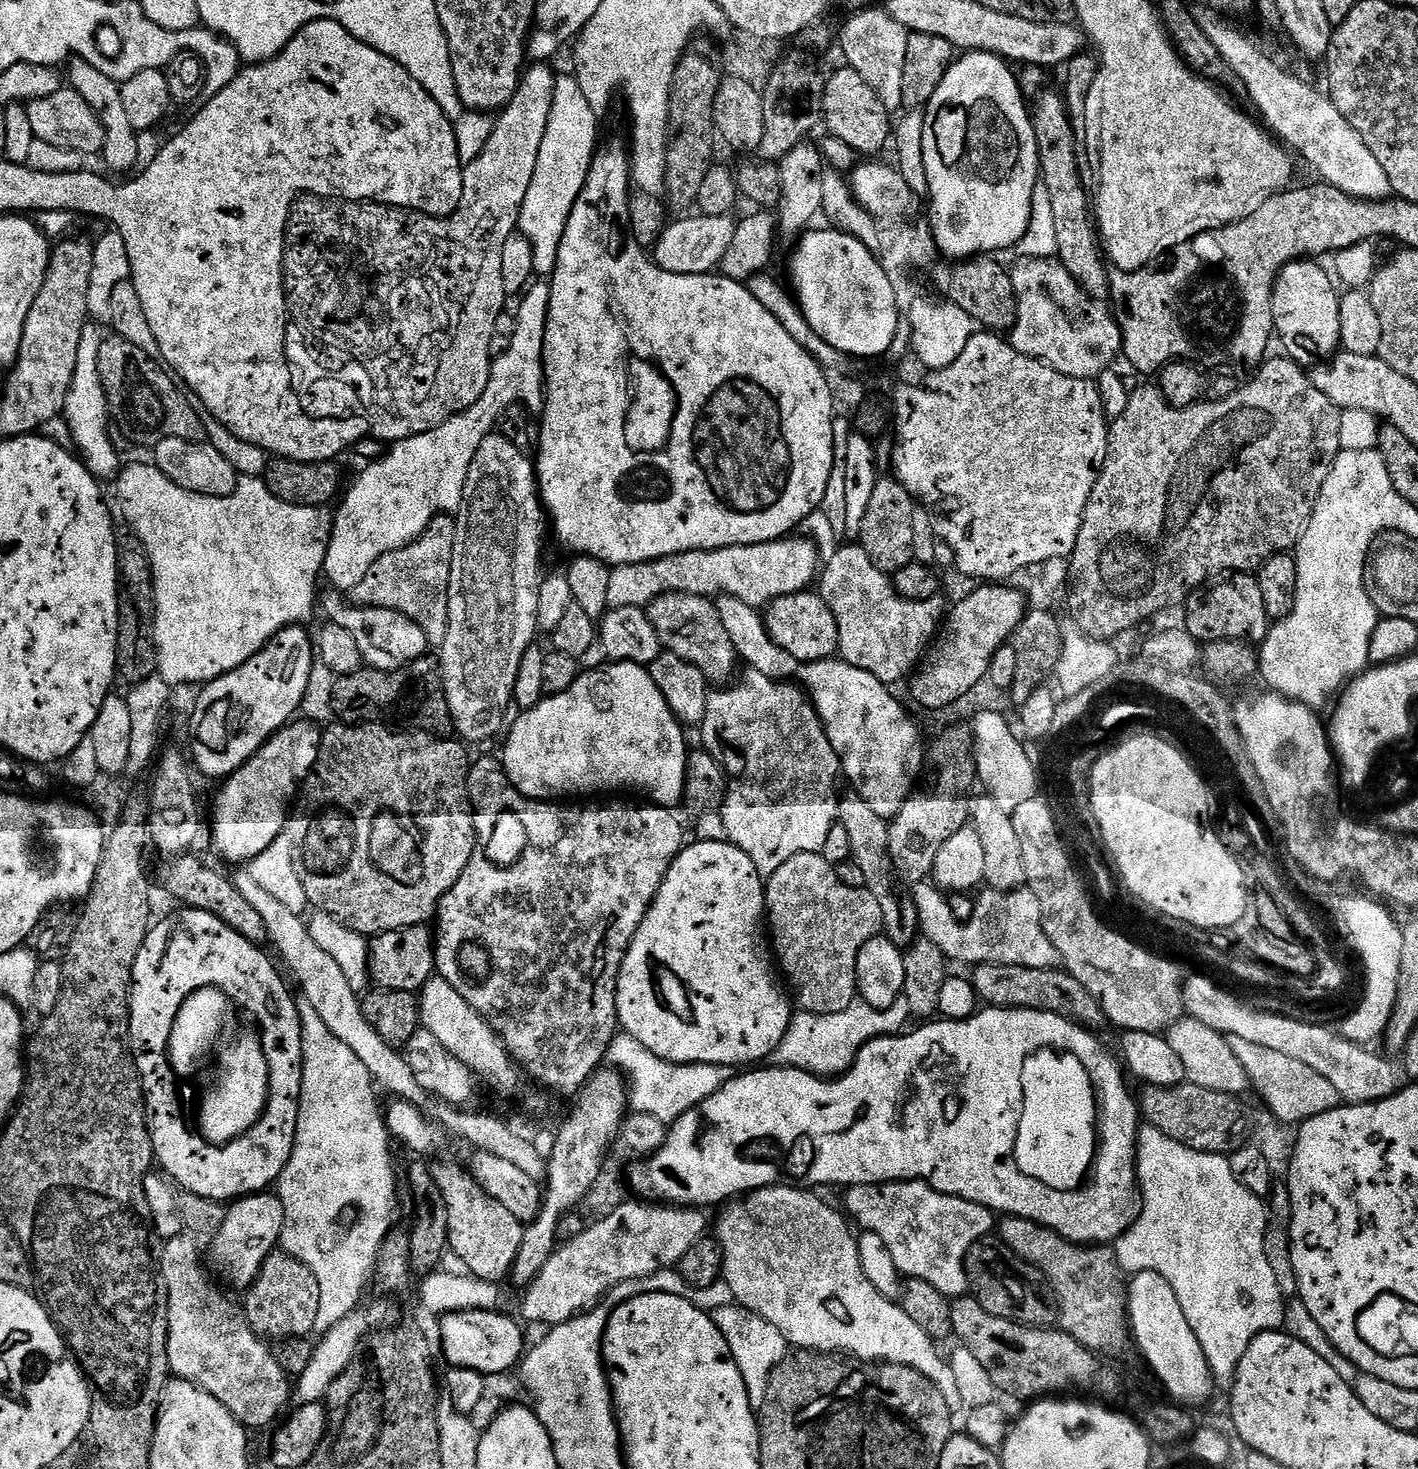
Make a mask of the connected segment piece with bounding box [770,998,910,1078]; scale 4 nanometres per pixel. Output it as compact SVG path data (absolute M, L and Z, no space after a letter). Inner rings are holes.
M903 998L888 1008L875 1008L863 1002L855 1002L841 1013L821 1016L800 1010L793 1015L792 1025L786 1030L770 1060L778 1068L797 1068L825 1078L835 1078L851 1068L864 1046L879 1036L899 1033L907 1020L910 1020L910 1013L908 1003Z

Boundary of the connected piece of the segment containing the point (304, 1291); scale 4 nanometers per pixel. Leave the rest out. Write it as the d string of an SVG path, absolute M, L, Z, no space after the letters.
M283 1250L271 1252L260 1270L260 1277L246 1292L250 1326L272 1342L283 1342L289 1336L311 1337L318 1318L319 1290L318 1279L300 1260Z

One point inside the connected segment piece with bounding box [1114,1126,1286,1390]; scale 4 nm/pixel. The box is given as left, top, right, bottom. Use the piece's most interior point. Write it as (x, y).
(1198, 1226)

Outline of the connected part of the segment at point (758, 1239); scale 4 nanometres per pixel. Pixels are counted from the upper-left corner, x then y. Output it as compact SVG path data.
M800 1186L758 1188L754 1192L747 1193L743 1198L729 1203L727 1207L723 1209L725 1212L721 1214L720 1221L716 1224L714 1236L715 1239L720 1241L720 1245L724 1251L724 1275L722 1279L730 1284L730 1288L733 1290L735 1296L735 1303L739 1305L739 1307L747 1308L750 1312L758 1313L766 1322L773 1324L773 1326L782 1333L785 1341L797 1349L811 1348L813 1352L838 1352L849 1356L856 1356L860 1360L910 1366L914 1370L918 1370L922 1373L923 1376L930 1378L930 1380L938 1386L942 1398L946 1398L946 1406L950 1406L950 1410L953 1414L963 1413L965 1406L962 1402L962 1394L958 1390L958 1382L954 1382L951 1363L949 1363L945 1357L944 1360L940 1357L940 1352L936 1349L939 1347L934 1343L932 1337L922 1330L922 1326L918 1326L918 1322L914 1322L914 1318L910 1318L910 1314L904 1311L903 1307L886 1299L878 1290L874 1290L870 1278L866 1278L866 1274L862 1270L862 1262L858 1254L858 1246L856 1245L858 1239L857 1233L855 1231L852 1233L851 1230L848 1229L847 1222L849 1223L849 1221L845 1219L843 1215L840 1217L826 1201L819 1200L816 1196L819 1195L817 1195L815 1191L805 1190Z

